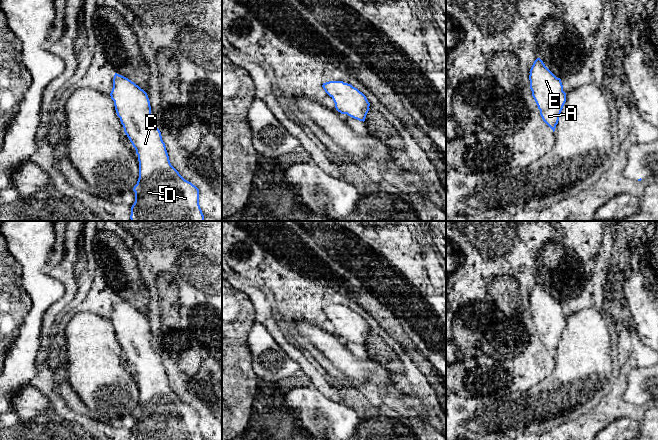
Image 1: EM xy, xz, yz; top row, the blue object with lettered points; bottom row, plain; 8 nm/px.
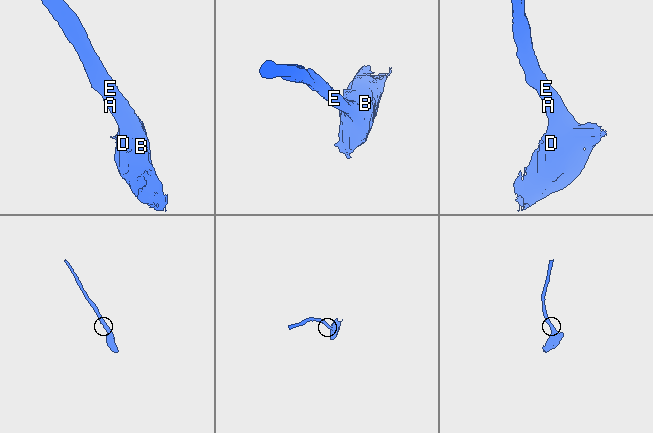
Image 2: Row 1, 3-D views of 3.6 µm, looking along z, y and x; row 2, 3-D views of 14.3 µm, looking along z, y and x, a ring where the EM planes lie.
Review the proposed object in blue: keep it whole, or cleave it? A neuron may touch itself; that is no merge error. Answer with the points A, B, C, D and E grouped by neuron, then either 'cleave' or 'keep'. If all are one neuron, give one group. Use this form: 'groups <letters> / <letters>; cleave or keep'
groups A B C D E; keep

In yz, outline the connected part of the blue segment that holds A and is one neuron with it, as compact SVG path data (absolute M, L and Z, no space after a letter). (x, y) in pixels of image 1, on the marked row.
M540 58L534 61L529 73L530 89L540 115L554 132L566 102L561 79L548 69Z

